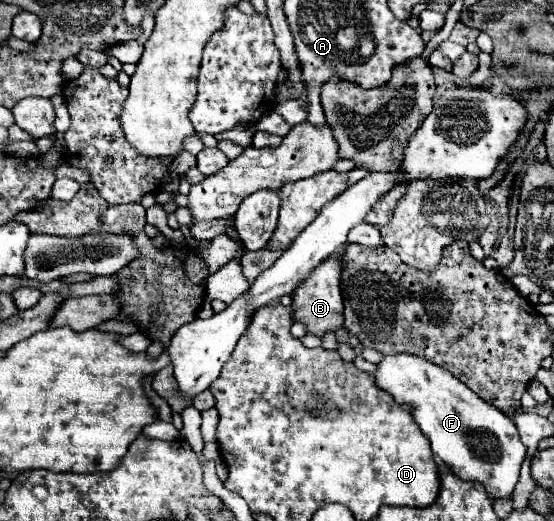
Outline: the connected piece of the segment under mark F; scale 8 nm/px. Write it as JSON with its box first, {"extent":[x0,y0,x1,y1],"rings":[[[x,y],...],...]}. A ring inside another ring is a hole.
{"extent":[376,355,528,499],"rings":[[[386,355],[378,363],[376,385],[388,391],[396,403],[412,405],[414,421],[432,443],[434,457],[456,477],[478,481],[492,499],[510,499],[520,479],[520,467],[528,457],[518,427],[494,405],[482,401],[460,379],[442,367],[414,355]]]}

